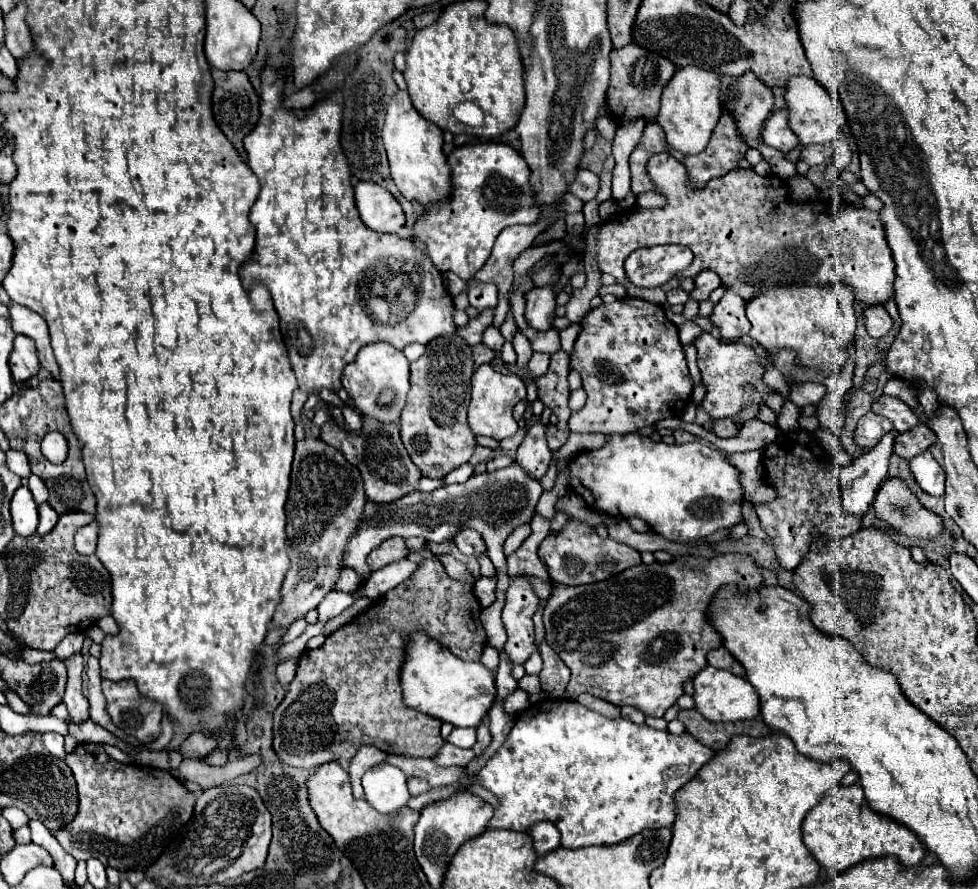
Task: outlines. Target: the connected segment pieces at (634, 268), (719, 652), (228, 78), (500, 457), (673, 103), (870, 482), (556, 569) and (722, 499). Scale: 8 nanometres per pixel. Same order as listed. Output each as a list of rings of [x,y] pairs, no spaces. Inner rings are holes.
[[[659,245],[653,249],[637,249],[625,261],[625,271],[637,287],[659,287],[683,271],[689,261],[693,261],[689,249],[681,245]]]
[[[719,647],[719,649],[709,651],[709,653],[707,653],[707,663],[709,663],[711,667],[731,671],[731,673],[735,673],[737,677],[745,677],[743,665],[741,665],[733,655],[729,655],[729,651],[725,651],[725,647]]]
[[[213,69],[215,93],[213,93],[213,113],[219,129],[227,135],[227,139],[235,145],[239,153],[243,153],[243,137],[253,131],[259,121],[259,97],[255,95],[247,75],[243,71],[217,71]]]
[[[497,453],[493,459],[489,459],[489,463],[487,463],[487,471],[497,471],[497,469],[501,469],[501,467],[509,467],[513,463],[513,459],[509,457],[509,455],[505,455],[505,453]]]
[[[693,65],[677,69],[661,95],[661,109],[655,121],[665,131],[665,141],[671,149],[683,155],[697,155],[707,147],[707,141],[721,117],[721,81],[717,73],[697,69]]]
[[[889,431],[871,451],[855,459],[849,467],[837,467],[845,513],[867,513],[877,489],[887,477],[889,455],[893,453],[893,437],[897,437],[897,431]]]
[[[567,521],[561,533],[547,535],[539,547],[539,557],[545,563],[551,579],[563,585],[585,585],[603,581],[641,563],[641,555],[635,549],[613,539],[601,539],[587,523],[581,521]]]
[[[609,433],[605,435],[603,447],[583,451],[571,459],[569,485],[579,497],[585,499],[591,509],[603,511],[611,517],[615,517],[617,511],[623,519],[639,517],[649,523],[655,533],[675,543],[687,543],[699,537],[707,537],[719,529],[733,527],[743,521],[743,489],[739,483],[739,471],[725,461],[723,451],[711,449],[701,443],[667,445],[663,441],[653,441],[651,437],[641,433]]]

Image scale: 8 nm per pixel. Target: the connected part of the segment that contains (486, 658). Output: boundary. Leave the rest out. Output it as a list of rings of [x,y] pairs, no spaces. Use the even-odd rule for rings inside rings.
[[[487,645],[485,647],[485,651],[483,651],[483,657],[481,657],[481,663],[491,671],[495,671],[497,669],[497,665],[499,665],[499,651],[495,649],[495,647],[491,647],[491,645]]]

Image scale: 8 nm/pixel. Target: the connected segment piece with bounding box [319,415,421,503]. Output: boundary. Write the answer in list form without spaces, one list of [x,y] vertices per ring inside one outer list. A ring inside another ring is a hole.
[[[361,415],[361,419],[363,419],[363,425],[361,425],[359,435],[351,433],[351,431],[343,431],[343,429],[335,427],[335,423],[327,421],[321,427],[319,437],[327,445],[333,445],[335,449],[339,449],[345,455],[345,459],[349,463],[353,463],[353,467],[359,467],[365,495],[371,501],[389,503],[389,501],[397,501],[405,493],[415,491],[415,485],[421,479],[421,473],[413,465],[413,461],[409,459],[409,453],[405,451],[405,447],[401,443],[399,425],[397,423],[381,423],[381,421],[365,417],[365,415]]]

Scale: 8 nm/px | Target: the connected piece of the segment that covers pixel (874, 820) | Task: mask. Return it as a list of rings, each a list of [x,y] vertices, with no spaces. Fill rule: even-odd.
[[[837,783],[805,815],[801,831],[803,831],[803,843],[813,853],[813,857],[827,869],[835,869],[839,873],[843,873],[851,865],[857,865],[873,857],[895,855],[905,867],[913,867],[925,857],[925,847],[919,841],[919,837],[905,825],[897,823],[895,819],[873,811],[867,805],[867,799],[859,783],[855,785]]]

